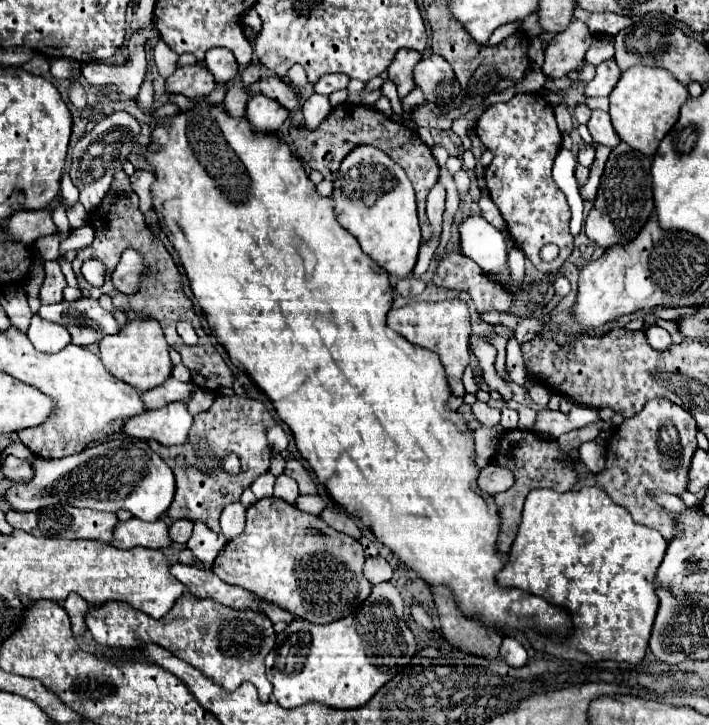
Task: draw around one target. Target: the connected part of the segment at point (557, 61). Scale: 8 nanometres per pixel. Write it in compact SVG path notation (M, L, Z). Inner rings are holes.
M578 19L570 21L568 29L558 33L546 47L546 59L542 65L544 75L556 79L568 75L570 71L580 71L592 39L594 35L590 33L586 23Z

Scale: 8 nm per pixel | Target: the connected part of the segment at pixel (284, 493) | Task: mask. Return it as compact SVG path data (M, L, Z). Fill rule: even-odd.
M278 475L276 477L276 483L274 483L274 495L288 501L288 503L294 503L298 499L298 485L292 477L288 475Z

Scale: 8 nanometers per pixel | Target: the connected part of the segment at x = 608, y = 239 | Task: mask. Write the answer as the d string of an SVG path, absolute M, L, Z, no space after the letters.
M620 143L618 147L612 149L606 169L600 181L600 189L594 201L594 207L586 219L584 233L588 235L590 241L594 241L598 247L604 251L620 245L620 243L630 243L636 239L640 229L646 225L650 219L654 205L652 205L652 177L650 177L650 163L652 159L640 151L632 149L626 143Z

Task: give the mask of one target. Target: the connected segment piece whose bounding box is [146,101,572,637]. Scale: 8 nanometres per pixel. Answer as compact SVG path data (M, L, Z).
M200 101L190 111L186 113L180 111L178 115L166 119L162 125L154 129L152 145L146 157L156 171L156 189L152 189L154 207L164 219L166 235L180 255L180 263L188 275L192 293L198 299L200 309L206 315L212 335L228 351L230 361L238 369L244 369L256 381L256 385L268 395L278 417L292 431L300 455L308 461L316 477L324 481L332 499L338 505L342 505L348 513L356 515L376 535L376 539L384 543L408 569L416 571L428 583L428 587L448 587L464 615L474 617L484 625L496 627L498 631L508 629L520 633L530 627L538 633L554 635L554 629L562 629L562 637L568 637L572 633L572 617L568 615L568 611L550 605L542 597L530 595L526 591L498 585L496 575L508 561L506 559L508 555L502 555L496 547L502 517L498 505L494 503L494 495L478 489L480 467L476 467L474 433L468 429L468 423L460 411L450 411L446 407L450 397L450 385L444 367L434 351L412 345L396 331L388 329L386 315L392 309L392 287L388 283L388 273L380 269L380 265L372 257L368 257L360 249L358 241L336 221L330 197L322 197L316 193L314 183L308 179L300 159L292 155L290 147L276 135L254 137L244 117L228 117L222 105L210 107Z

